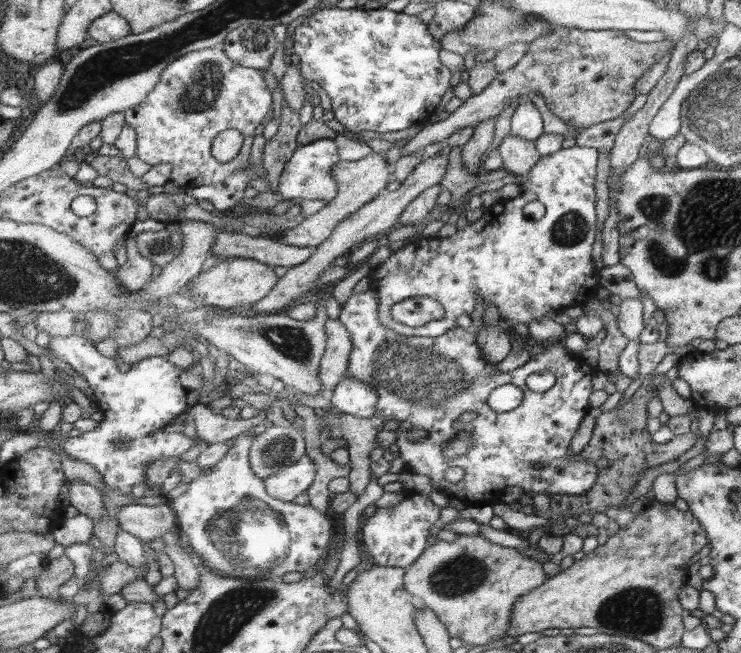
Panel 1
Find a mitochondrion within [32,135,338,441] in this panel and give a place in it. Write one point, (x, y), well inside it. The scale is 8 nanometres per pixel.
(290, 342)

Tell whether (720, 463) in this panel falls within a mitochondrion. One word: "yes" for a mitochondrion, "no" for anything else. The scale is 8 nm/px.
no

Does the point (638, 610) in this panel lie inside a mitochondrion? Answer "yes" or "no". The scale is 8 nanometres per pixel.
yes

